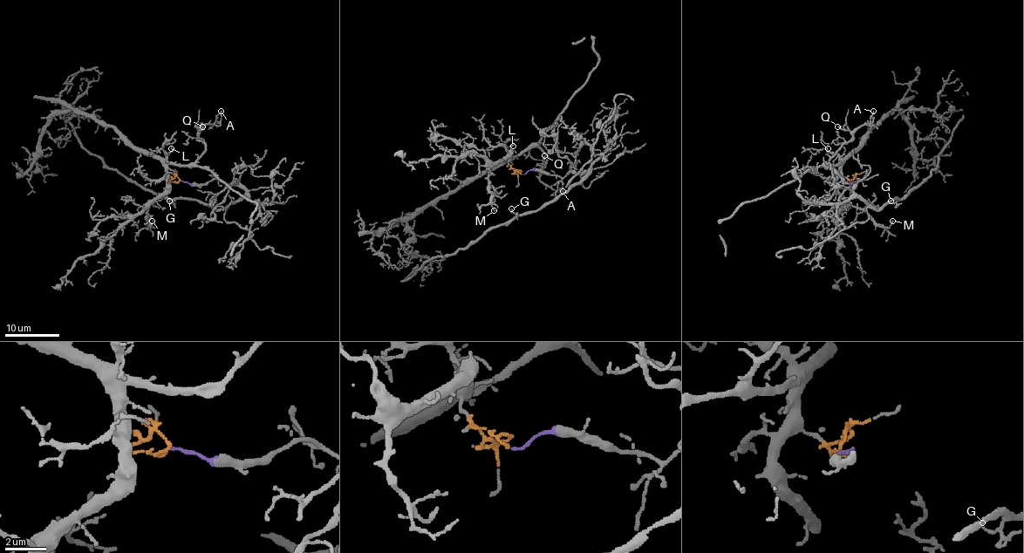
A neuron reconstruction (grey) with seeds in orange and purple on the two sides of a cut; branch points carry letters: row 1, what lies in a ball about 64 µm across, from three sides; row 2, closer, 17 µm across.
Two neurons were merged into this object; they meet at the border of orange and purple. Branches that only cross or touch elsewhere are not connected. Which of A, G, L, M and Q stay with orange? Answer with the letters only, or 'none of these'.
A, L, M, Q

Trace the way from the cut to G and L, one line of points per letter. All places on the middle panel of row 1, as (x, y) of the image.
G: (522, 174), (529, 170), (564, 177), (571, 172), (587, 173), (533, 211), (515, 214), (511, 208)
L: (521, 174), (508, 162), (509, 147), (512, 146)

